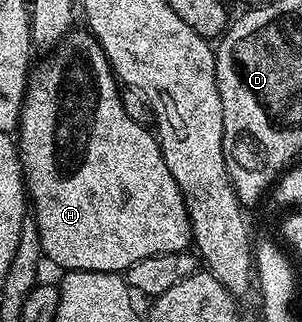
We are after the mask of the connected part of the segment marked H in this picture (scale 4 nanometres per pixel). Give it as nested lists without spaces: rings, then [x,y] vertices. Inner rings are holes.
[[[70,31],[66,33],[60,45],[48,54],[44,65],[32,70],[29,74],[29,86],[25,89],[25,101],[21,105],[21,124],[19,126],[19,152],[21,154],[21,171],[25,175],[27,201],[31,206],[31,215],[39,227],[41,251],[61,268],[61,271],[95,271],[96,273],[124,274],[139,259],[147,259],[151,255],[167,255],[168,253],[184,253],[190,248],[193,240],[193,228],[189,222],[189,212],[185,206],[183,195],[171,175],[167,171],[167,163],[161,154],[161,144],[146,126],[135,123],[135,119],[127,116],[121,102],[119,82],[113,75],[109,60],[101,49],[101,44],[88,31]]]

